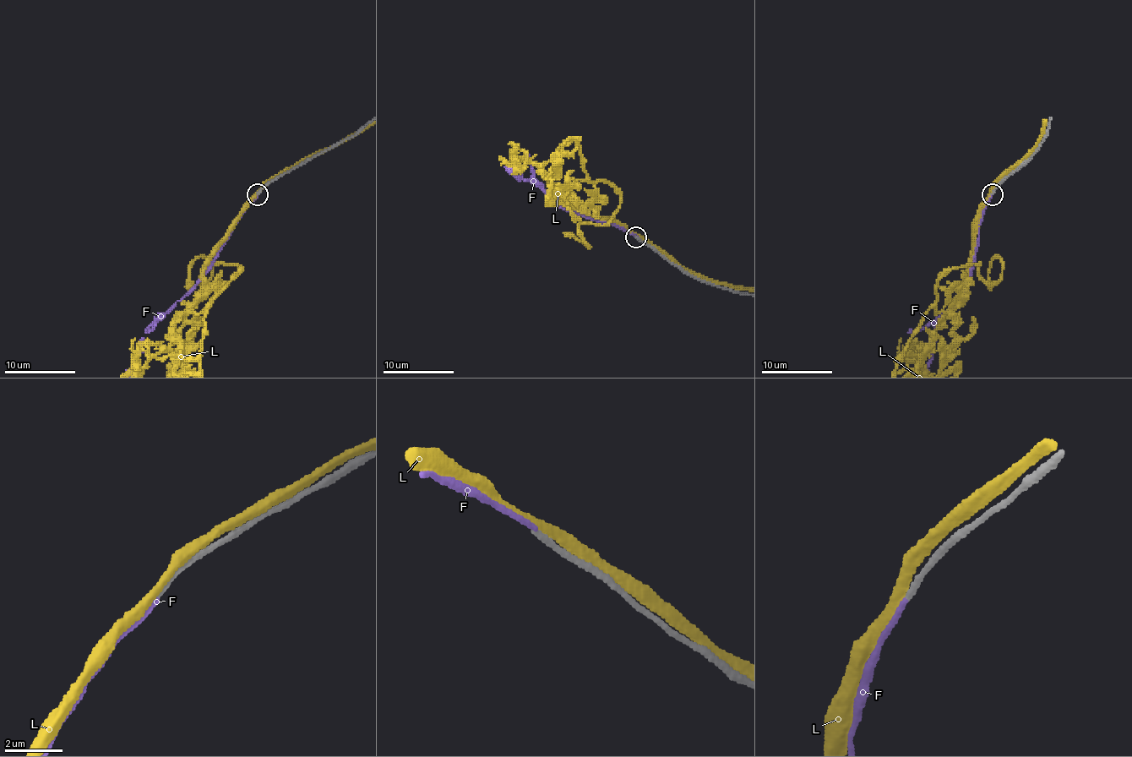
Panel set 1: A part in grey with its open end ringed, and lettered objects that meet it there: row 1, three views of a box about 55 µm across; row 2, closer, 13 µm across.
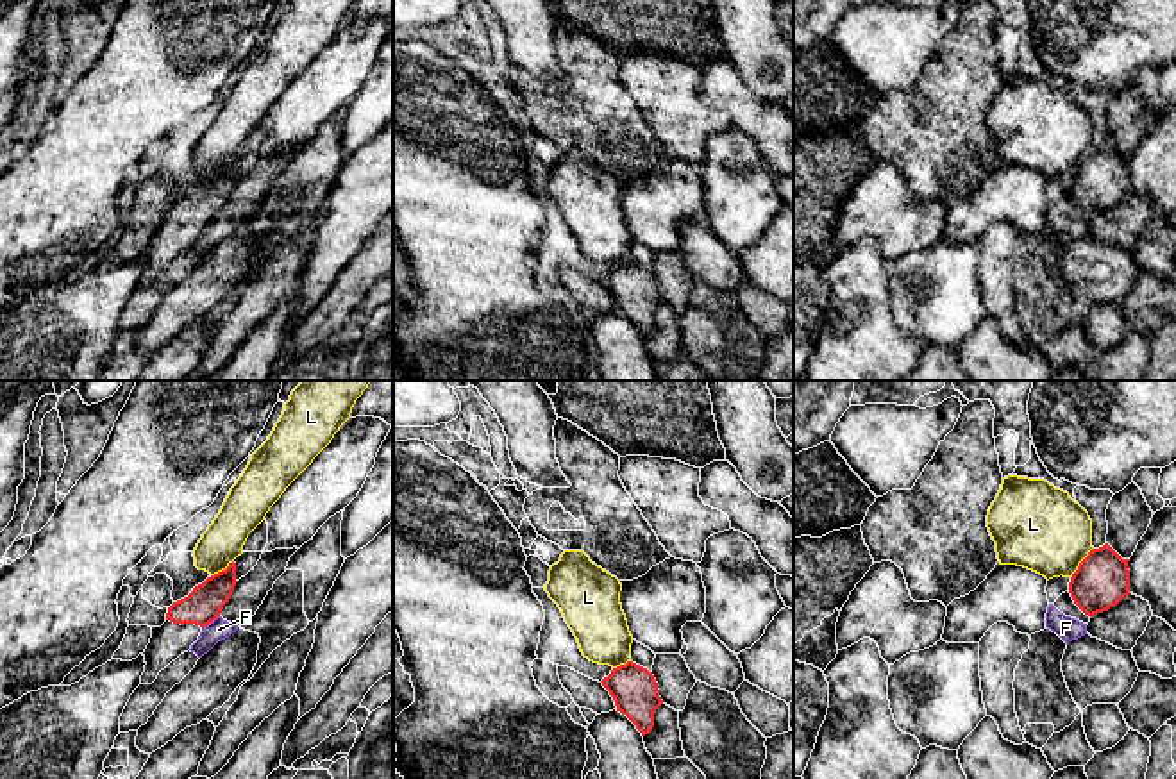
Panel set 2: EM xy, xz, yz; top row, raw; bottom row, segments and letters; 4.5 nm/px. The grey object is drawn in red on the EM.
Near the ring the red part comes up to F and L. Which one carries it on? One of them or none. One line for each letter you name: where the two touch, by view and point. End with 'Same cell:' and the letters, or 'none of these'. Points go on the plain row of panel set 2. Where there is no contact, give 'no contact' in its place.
Same cell: none of these

